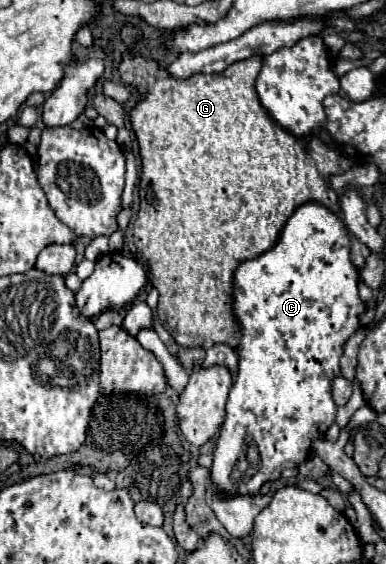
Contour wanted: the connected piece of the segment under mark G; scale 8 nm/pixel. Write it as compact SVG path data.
M136 51L134 53L124 53L122 55L122 61L118 65L118 73L120 73L122 83L134 87L140 93L140 101L130 109L130 123L132 123L132 129L136 133L136 139L138 139L138 145L140 145L140 157L142 157L140 211L138 211L138 217L134 221L134 245L146 257L148 267L150 267L150 273L152 273L152 285L160 293L158 307L156 307L158 317L160 317L162 325L168 329L168 333L182 347L202 347L202 349L210 349L216 343L224 343L224 345L230 345L230 347L238 347L238 343L240 343L240 327L238 327L238 323L234 319L234 313L232 313L234 269L238 267L238 263L244 261L244 259L254 259L260 253L268 251L276 243L282 227L286 225L286 221L290 219L290 215L294 213L294 209L298 205L306 203L306 201L318 201L318 203L326 205L330 211L340 213L338 197L336 197L336 193L334 193L328 177L334 175L334 173L344 173L346 169L352 167L352 161L344 153L330 151L322 143L322 139L318 135L294 137L290 131L286 131L284 127L280 127L270 117L266 113L266 109L260 105L258 93L254 89L254 81L258 77L260 69L262 69L262 59L258 59L258 55L254 55L250 59L242 59L242 61L232 63L230 67L226 67L222 73L216 73L216 75L196 73L196 75L192 75L188 79L176 79L164 67L160 67L158 61L148 61L148 59L144 59Z

